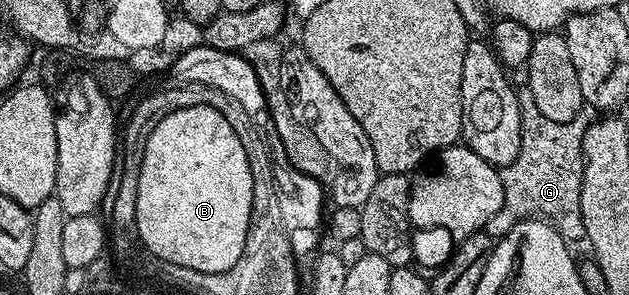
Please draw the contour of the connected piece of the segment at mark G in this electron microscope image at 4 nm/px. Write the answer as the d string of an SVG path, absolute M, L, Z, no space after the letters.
M526 87L516 89L520 104L520 150L514 163L503 166L504 202L486 226L494 239L504 237L520 221L547 219L569 243L583 242L586 223L582 219L582 171L584 170L584 132L597 120L597 110L584 105L574 119L566 123L554 123L546 119L534 103L534 95Z

